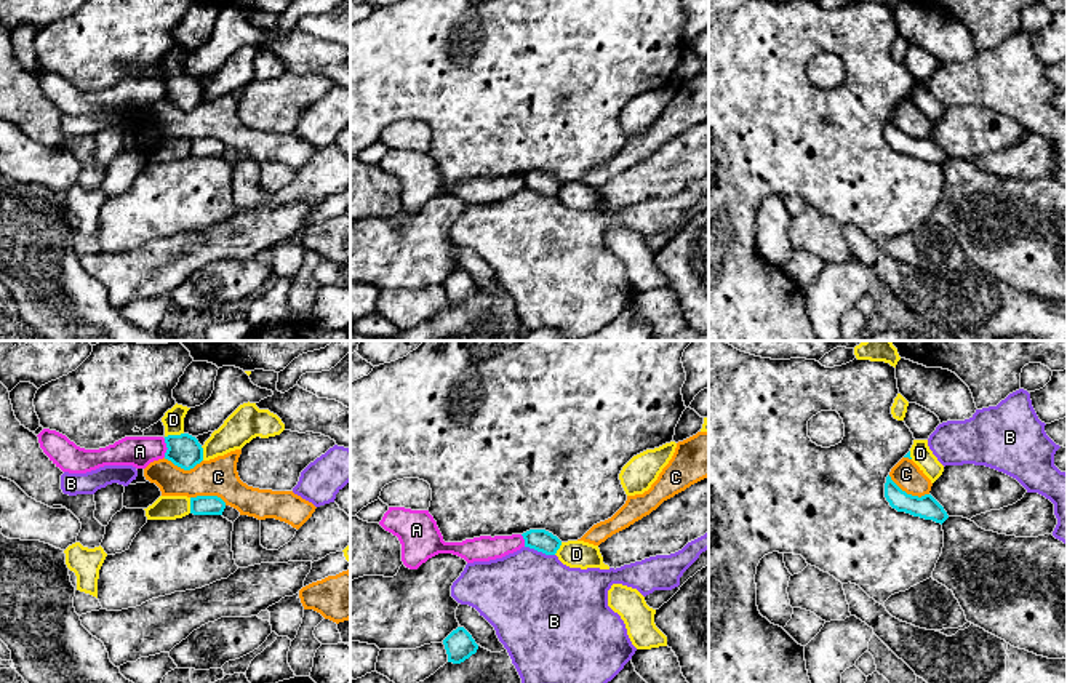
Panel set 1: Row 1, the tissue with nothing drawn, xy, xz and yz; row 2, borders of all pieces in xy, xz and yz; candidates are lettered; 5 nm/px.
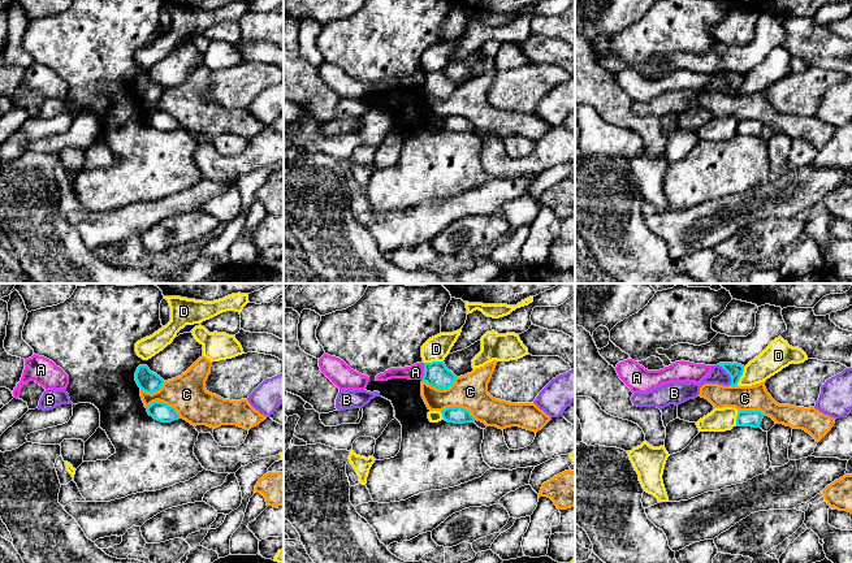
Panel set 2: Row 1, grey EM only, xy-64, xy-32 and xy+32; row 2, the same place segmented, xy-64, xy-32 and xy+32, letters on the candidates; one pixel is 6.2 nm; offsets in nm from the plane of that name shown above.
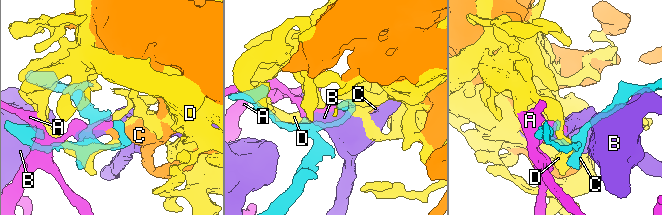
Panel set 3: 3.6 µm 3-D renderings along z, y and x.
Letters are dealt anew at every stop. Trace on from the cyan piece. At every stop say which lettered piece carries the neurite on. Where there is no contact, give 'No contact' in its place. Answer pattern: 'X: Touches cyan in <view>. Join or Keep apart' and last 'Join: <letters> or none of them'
A: Touches cyan in xy. Keep apart
B: Touches cyan in xz. Keep apart
C: Touches cyan in yz. Keep apart
D: Touches cyan in xy. Keep apart
Join: none of them

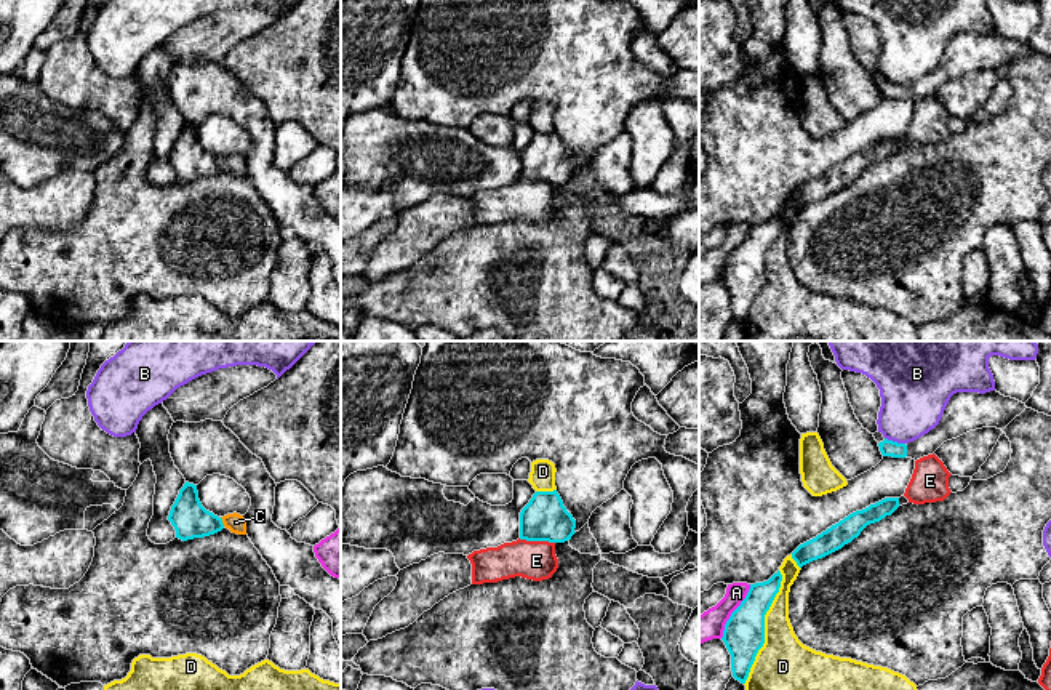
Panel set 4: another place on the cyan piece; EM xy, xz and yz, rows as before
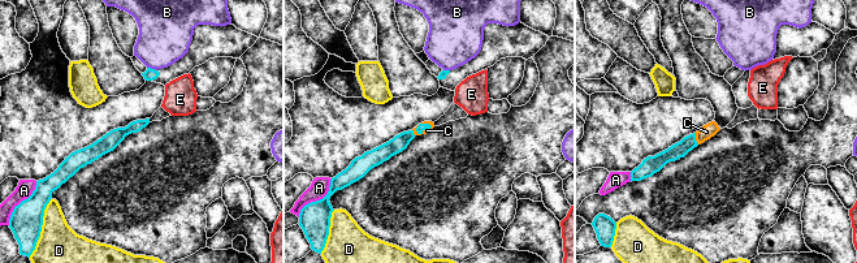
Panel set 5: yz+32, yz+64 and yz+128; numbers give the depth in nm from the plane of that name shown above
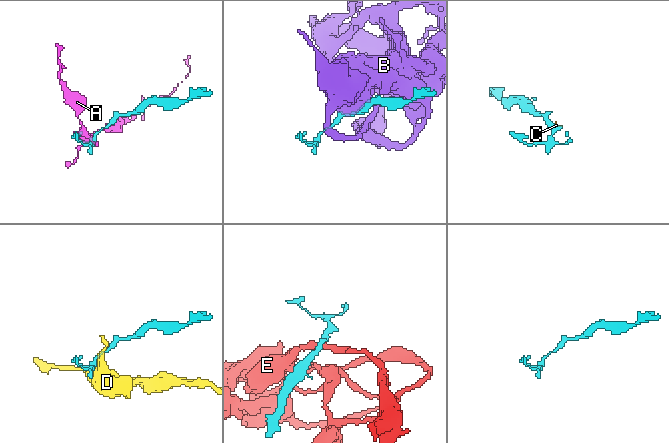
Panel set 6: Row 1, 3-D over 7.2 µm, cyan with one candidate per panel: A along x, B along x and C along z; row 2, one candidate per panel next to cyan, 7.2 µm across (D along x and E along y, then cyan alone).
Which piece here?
A: Touches cyan in yz. Keep apart
B: Touches cyan in yz. Keep apart
C: Touches cyan in xy. Join
D: Touches cyan in yz. Keep apart
E: Touches cyan in xz. Keep apart
Join: C

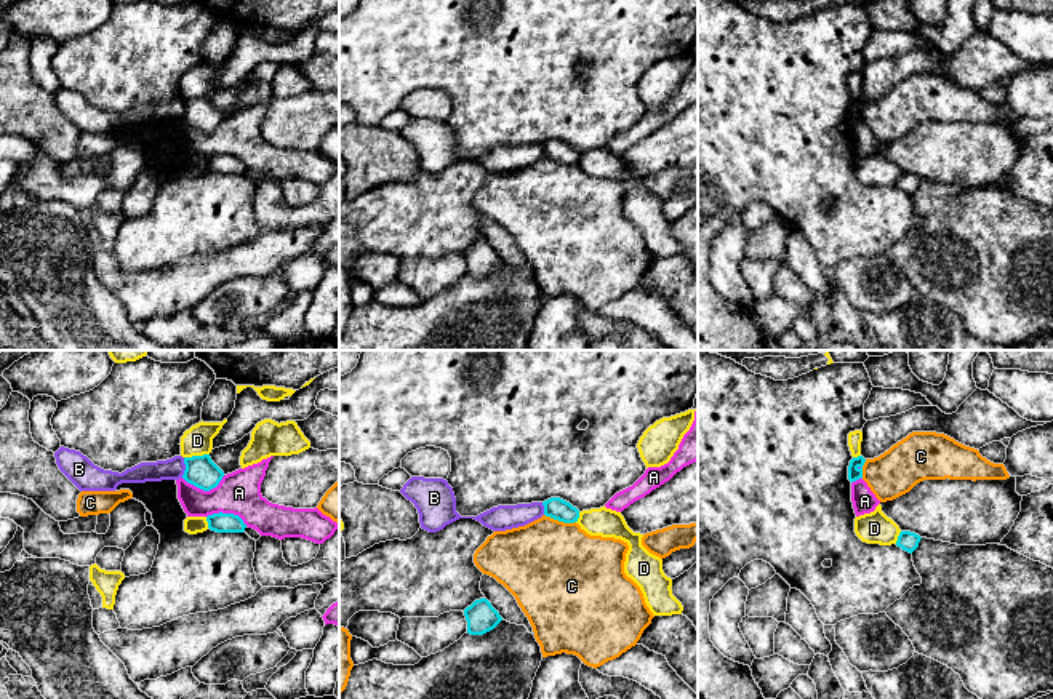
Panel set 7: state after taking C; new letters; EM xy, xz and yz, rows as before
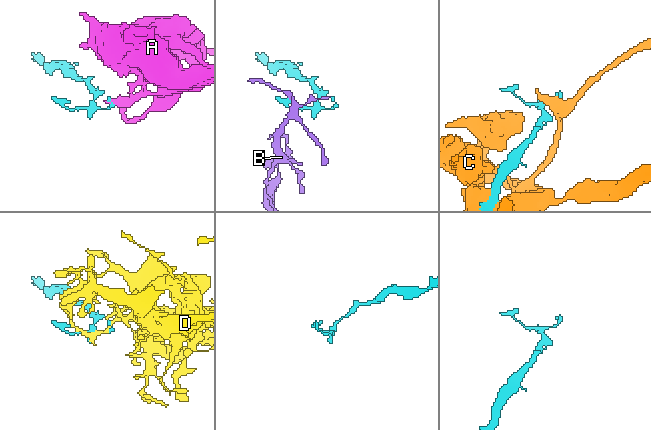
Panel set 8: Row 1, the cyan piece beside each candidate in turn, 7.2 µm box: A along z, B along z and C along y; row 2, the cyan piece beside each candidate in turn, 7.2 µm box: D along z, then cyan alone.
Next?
A: Touches cyan in xy. Keep apart
B: Touches cyan in xy. Keep apart
C: Touches cyan in xz. Keep apart
D: Touches cyan in xy. Keep apart
Join: none of them

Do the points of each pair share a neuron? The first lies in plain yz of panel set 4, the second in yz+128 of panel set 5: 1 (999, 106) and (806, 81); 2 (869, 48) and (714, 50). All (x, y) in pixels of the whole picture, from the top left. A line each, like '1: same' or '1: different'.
1: different
2: different

